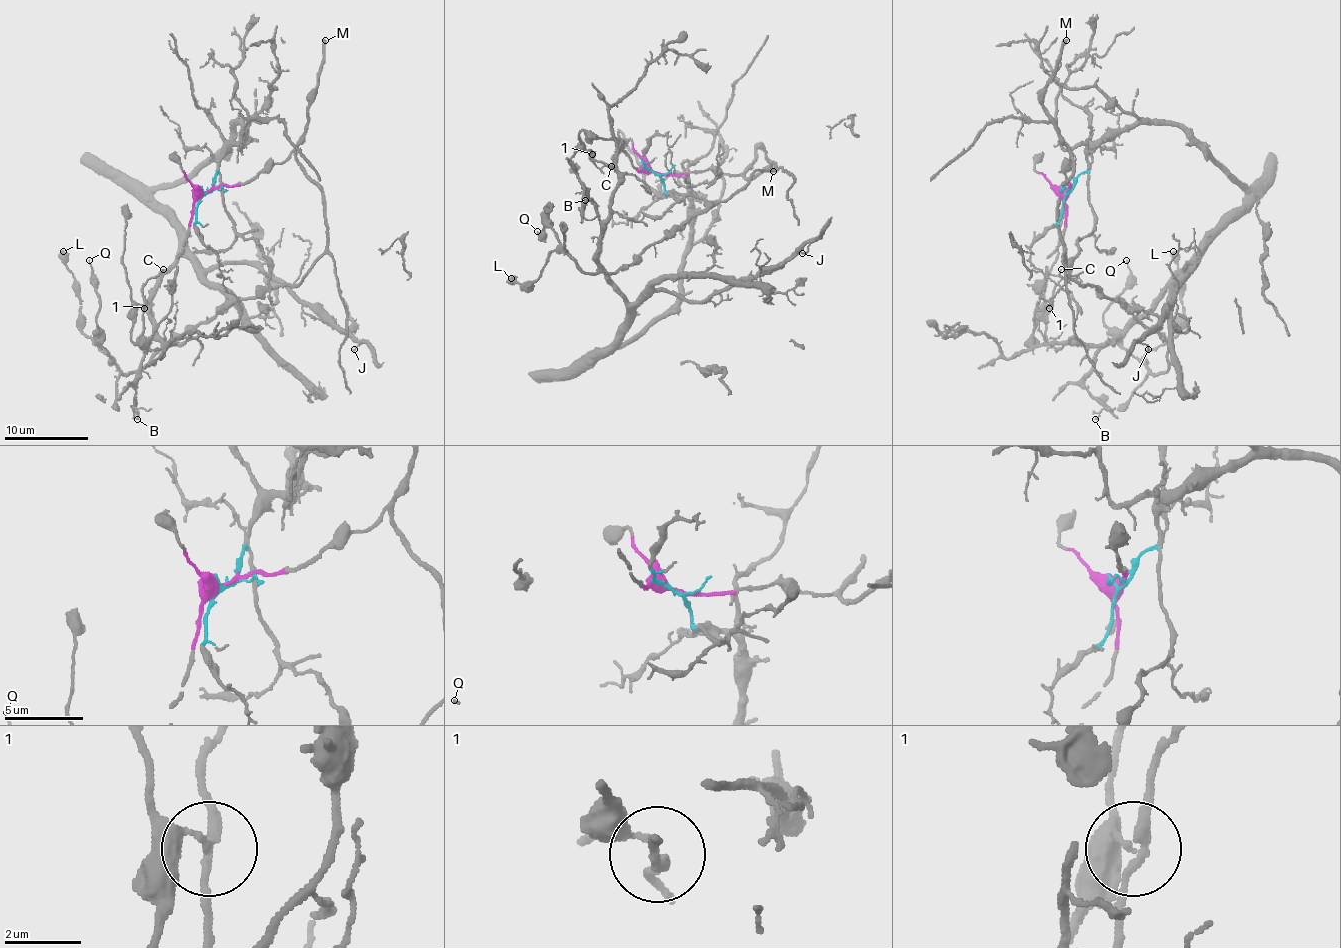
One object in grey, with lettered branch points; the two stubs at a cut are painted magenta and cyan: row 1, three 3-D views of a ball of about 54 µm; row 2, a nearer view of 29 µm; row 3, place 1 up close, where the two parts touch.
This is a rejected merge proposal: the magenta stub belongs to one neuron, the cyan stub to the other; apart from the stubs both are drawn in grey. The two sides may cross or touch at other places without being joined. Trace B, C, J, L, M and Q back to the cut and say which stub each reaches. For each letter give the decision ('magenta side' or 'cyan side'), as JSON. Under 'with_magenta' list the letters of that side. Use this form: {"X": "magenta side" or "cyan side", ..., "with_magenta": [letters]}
{"B": "cyan side", "C": "cyan side", "J": "cyan side", "L": "magenta side", "M": "magenta side", "Q": "magenta side", "with_magenta": ["L", "M", "Q"]}

